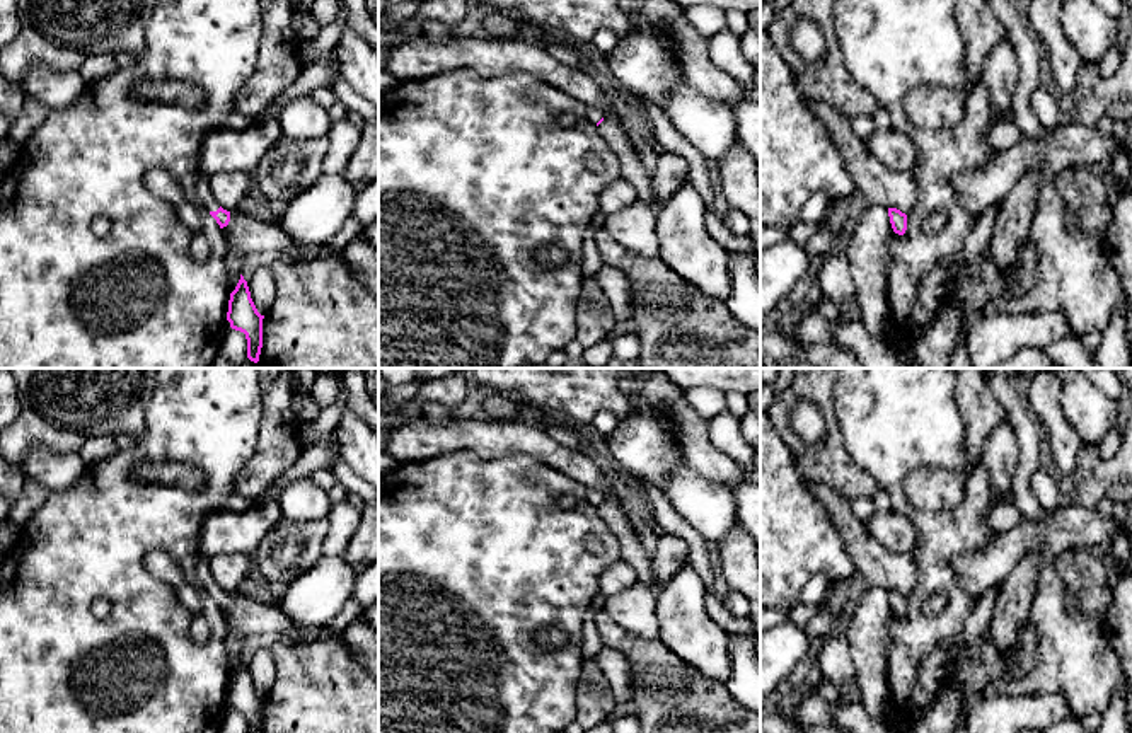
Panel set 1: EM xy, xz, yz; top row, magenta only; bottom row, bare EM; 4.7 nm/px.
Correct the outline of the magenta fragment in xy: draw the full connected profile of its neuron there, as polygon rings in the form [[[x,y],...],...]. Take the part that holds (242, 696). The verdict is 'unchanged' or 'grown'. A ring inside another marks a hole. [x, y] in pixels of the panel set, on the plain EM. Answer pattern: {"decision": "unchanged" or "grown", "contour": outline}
{"decision": "unchanged", "contour": [[[240,656],[235,672],[230,675],[227,702],[230,709],[245,716],[247,733],[263,730],[263,701],[251,680],[247,663]]]}

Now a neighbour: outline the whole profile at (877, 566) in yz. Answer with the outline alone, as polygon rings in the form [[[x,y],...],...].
[[[805,479],[810,491],[823,505],[832,525],[837,528],[856,569],[868,586],[897,590],[909,595],[919,580],[919,571],[910,552],[888,552],[852,517],[849,499],[837,491]]]

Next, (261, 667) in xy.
[[[261,648],[247,663],[251,680],[259,695],[266,695],[276,678],[276,667],[269,648]]]

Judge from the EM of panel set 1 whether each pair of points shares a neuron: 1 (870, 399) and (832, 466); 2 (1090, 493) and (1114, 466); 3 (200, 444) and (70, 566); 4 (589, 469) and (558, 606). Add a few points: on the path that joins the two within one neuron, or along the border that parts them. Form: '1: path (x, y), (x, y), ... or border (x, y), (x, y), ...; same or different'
1: border (834, 406), (844, 450), (872, 474); different
2: path (1095, 486), (1107, 473); same
3: path (155, 445), (135, 454), (111, 478), (106, 522); same
4: border (551, 467), (577, 479), (585, 488); different

